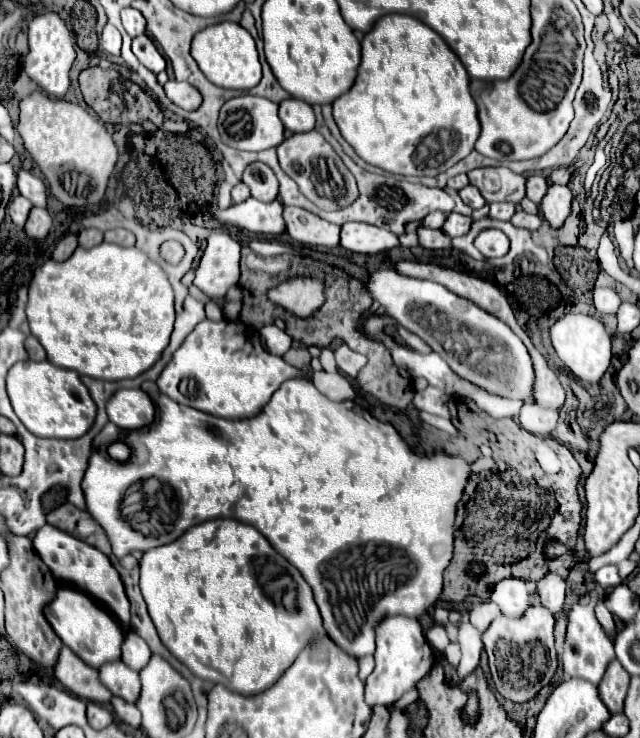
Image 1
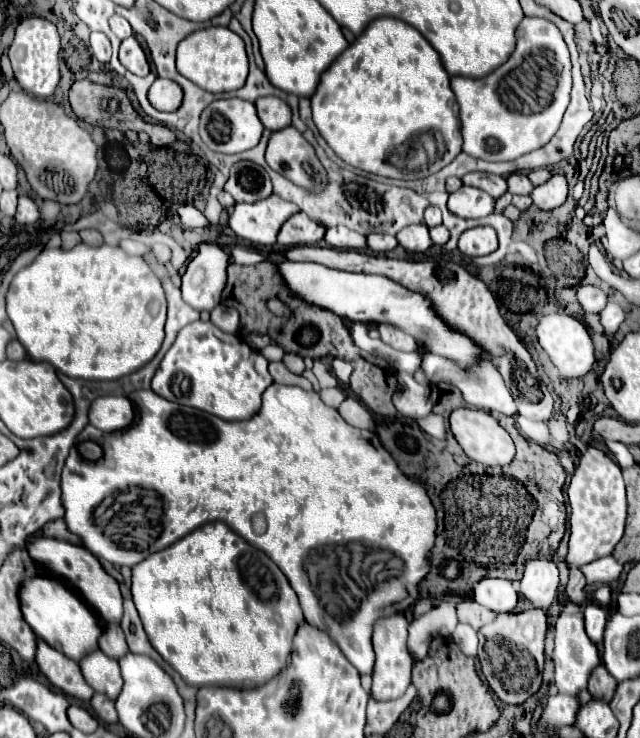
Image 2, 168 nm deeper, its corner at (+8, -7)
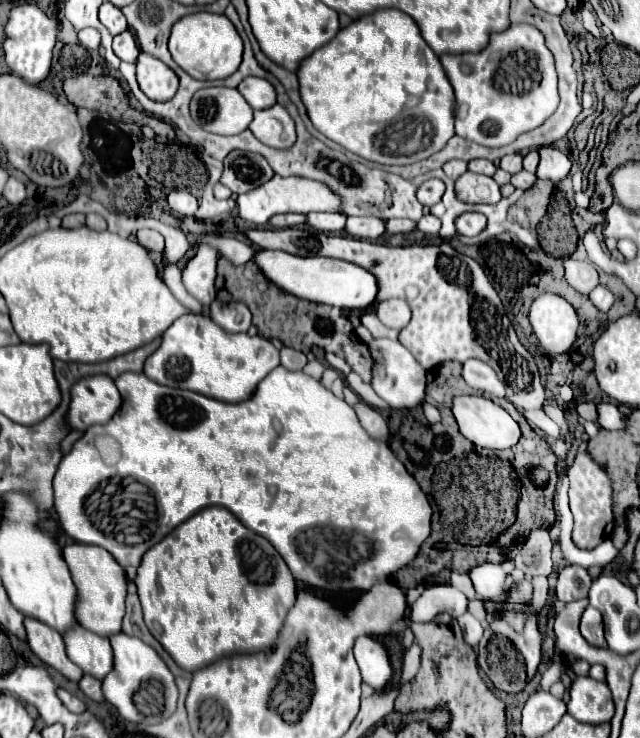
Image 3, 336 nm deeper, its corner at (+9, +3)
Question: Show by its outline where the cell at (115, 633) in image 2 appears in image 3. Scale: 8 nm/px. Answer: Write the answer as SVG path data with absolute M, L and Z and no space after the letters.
M86 543L66 545L64 559L70 567L76 585L76 621L84 629L90 629L92 633L98 633L102 637L120 633L122 617L126 613L124 601L128 595L128 579L124 567L120 567L118 561L112 557L112 553L108 553L106 549Z

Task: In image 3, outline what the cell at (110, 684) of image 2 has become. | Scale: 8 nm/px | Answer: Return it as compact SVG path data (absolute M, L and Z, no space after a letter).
M80 625L62 633L66 655L76 663L84 673L104 679L108 669L112 669L112 647L106 637L100 637Z

